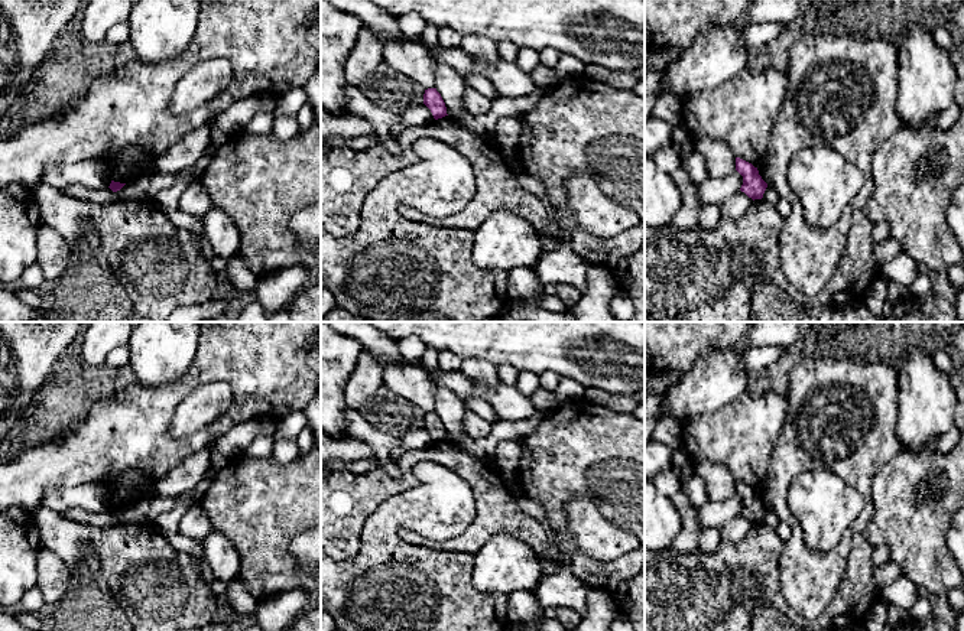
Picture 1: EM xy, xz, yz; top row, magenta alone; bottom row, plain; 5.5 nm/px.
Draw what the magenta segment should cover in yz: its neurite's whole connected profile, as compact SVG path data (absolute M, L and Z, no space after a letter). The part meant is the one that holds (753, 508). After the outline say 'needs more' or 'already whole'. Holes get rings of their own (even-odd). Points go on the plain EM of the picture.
M736 481L736 494L743 500L743 508L740 514L753 524L762 523L767 507L759 498L757 491L740 481Z | already whole

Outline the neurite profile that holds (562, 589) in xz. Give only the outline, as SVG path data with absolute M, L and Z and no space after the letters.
M556 552L559 569L542 576L536 586L536 596L542 606L571 608L584 617L590 588L574 576L568 554Z

